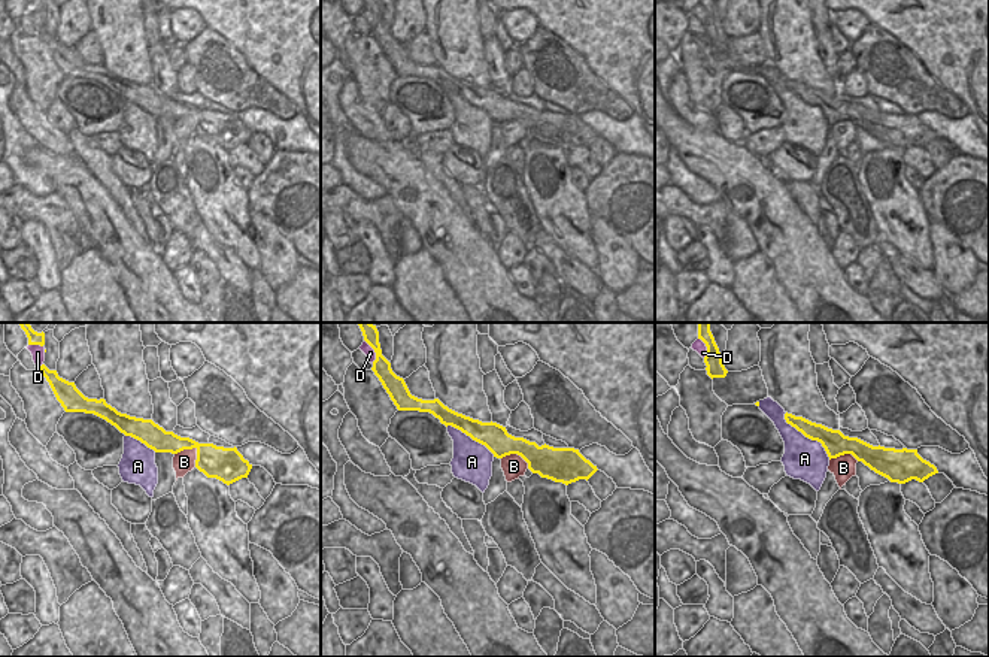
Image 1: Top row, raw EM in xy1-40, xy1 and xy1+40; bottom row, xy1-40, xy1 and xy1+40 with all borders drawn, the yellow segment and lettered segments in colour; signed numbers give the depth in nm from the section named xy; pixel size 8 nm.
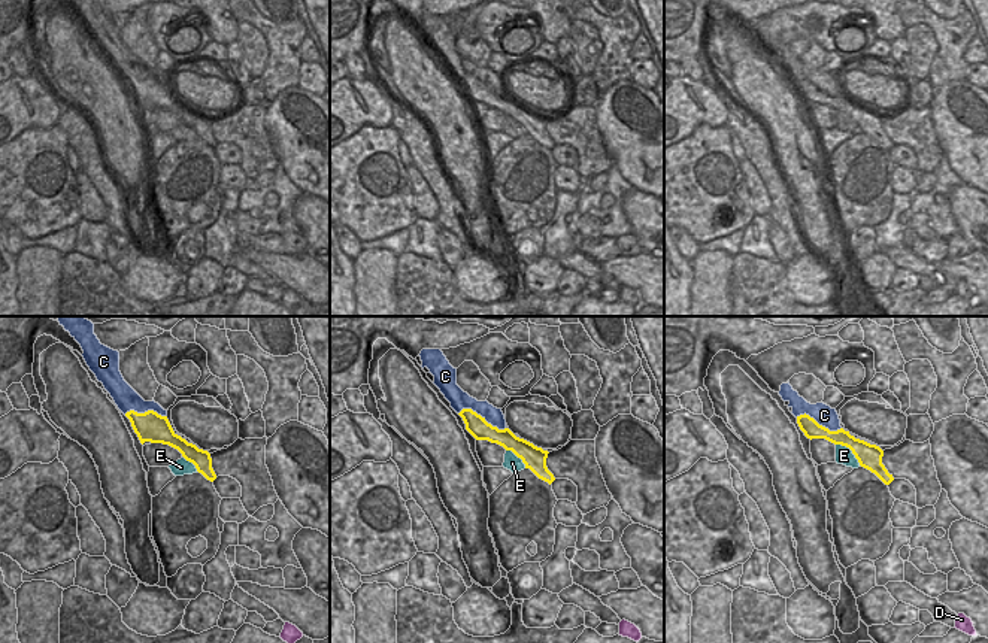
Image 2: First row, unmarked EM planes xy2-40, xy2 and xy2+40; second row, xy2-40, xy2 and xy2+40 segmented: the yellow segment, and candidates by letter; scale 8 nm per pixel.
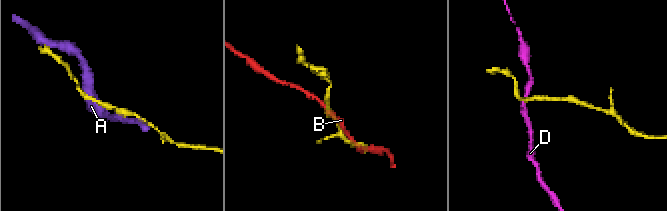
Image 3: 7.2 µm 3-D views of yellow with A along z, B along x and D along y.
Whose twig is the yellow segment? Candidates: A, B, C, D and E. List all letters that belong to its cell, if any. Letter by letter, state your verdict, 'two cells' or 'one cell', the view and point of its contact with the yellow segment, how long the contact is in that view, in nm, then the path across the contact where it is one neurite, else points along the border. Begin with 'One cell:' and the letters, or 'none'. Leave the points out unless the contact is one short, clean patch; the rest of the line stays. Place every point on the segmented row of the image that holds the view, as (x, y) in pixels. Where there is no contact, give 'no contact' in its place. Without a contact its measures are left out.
One cell: C
A: two cells | xy1+40 (807, 436) | 550 nm
B: two cells | xy1-40 (194, 447) | 220 nm
C: one cell | xy2 (481, 416) | 400 nm | across xy2 (476, 425), (481, 416), (457, 397)
D: two cells | xy1 (375, 351) | 220 nm | along xy1 (364, 339), (375, 353), (373, 363)
E: two cells | xy2+40 (851, 449) | 260 nm | along xy2+40 (836, 443), (845, 445), (860, 464)

